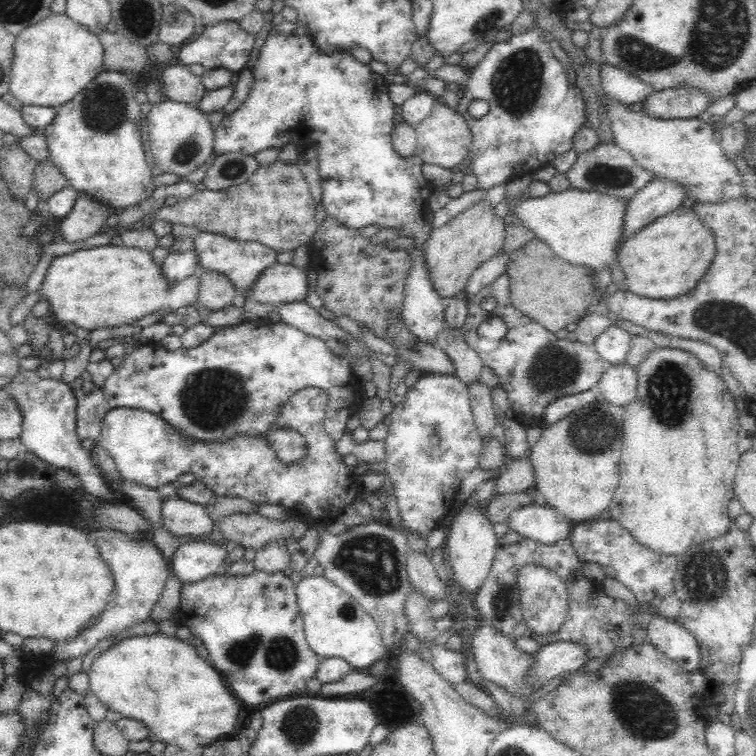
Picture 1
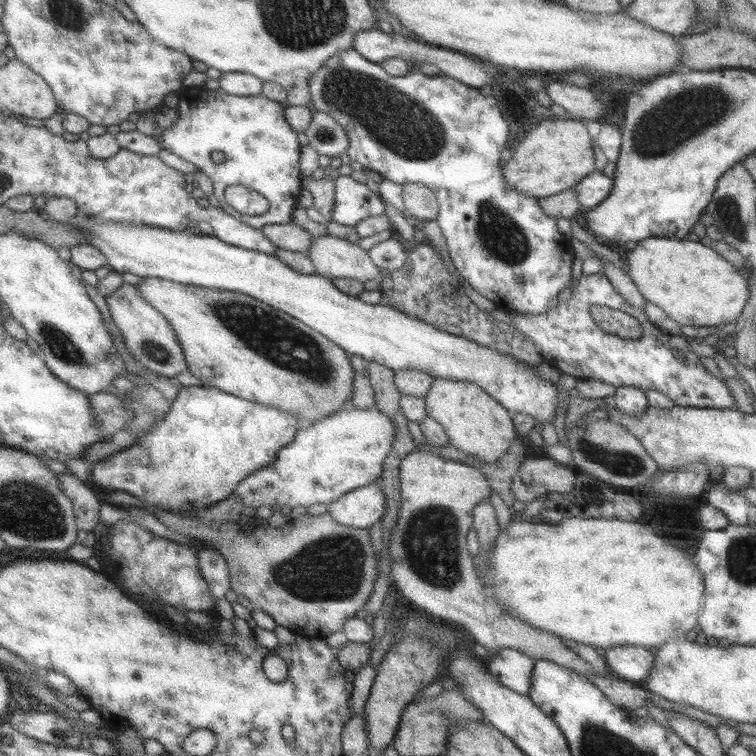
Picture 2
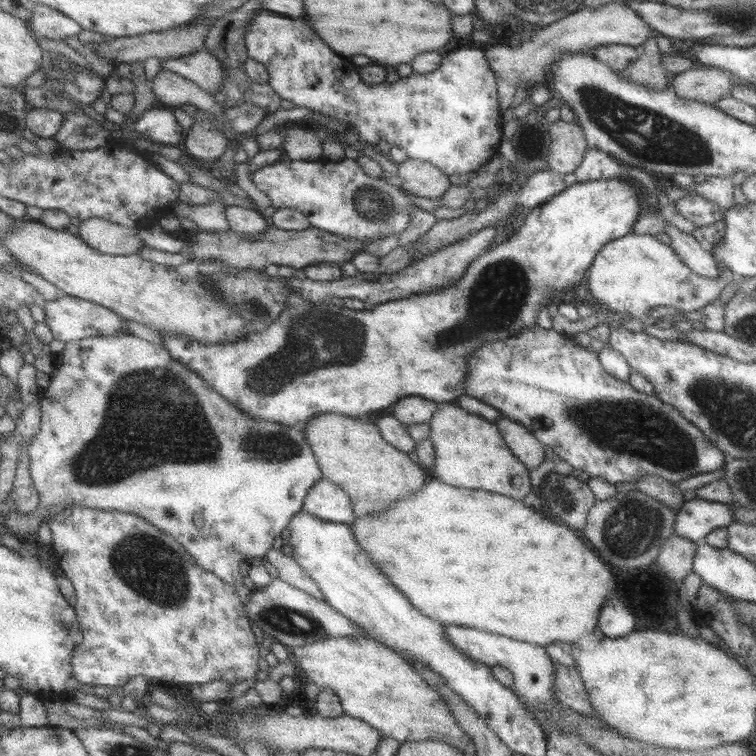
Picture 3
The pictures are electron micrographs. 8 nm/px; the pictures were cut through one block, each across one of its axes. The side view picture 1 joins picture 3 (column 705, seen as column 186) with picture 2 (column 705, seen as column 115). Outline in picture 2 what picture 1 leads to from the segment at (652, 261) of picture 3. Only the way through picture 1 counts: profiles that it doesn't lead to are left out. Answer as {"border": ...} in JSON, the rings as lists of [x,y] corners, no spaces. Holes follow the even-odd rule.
{"border":[[[650,236],[637,242],[632,250],[629,249],[625,258],[627,274],[641,296],[661,308],[667,317],[684,330],[688,327],[716,327],[719,324],[734,323],[749,298],[747,279],[737,273],[738,269],[715,250],[697,241]]]}

